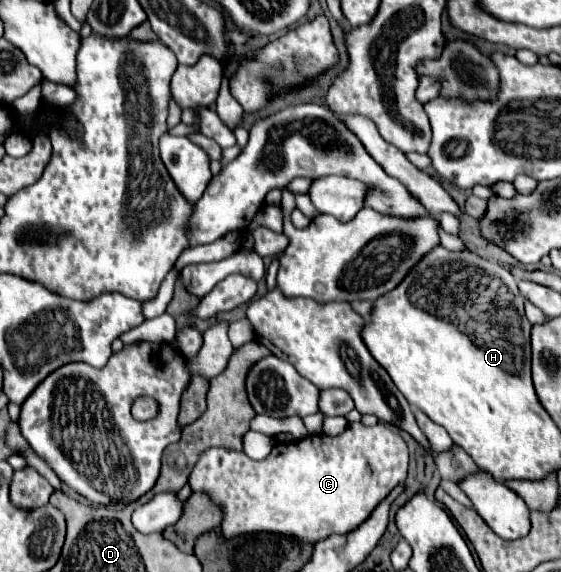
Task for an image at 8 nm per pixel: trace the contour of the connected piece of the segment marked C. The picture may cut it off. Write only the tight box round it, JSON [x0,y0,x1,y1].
[187,423,407,545]

